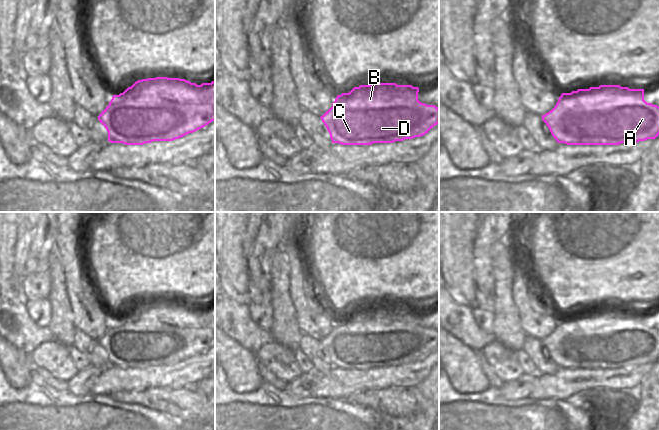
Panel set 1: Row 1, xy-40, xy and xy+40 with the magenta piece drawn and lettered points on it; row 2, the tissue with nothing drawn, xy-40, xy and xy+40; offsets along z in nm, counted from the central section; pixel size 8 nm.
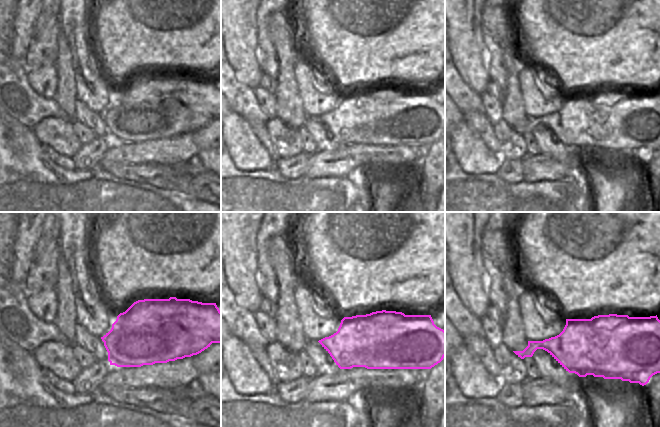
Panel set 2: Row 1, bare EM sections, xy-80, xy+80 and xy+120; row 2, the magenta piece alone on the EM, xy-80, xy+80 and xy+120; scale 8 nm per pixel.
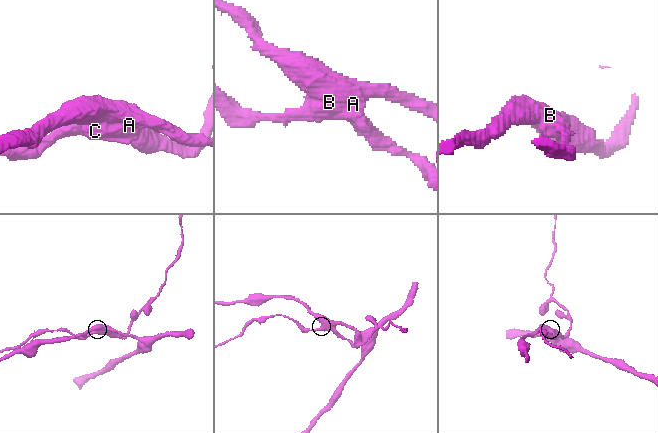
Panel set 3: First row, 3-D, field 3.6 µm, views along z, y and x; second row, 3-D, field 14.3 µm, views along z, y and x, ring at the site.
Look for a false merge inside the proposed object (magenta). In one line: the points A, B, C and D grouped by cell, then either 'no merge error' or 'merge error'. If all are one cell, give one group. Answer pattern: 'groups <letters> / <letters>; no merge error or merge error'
groups A C D / B; merge error

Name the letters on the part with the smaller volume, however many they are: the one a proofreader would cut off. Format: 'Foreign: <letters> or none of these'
Foreign: A, C, D

